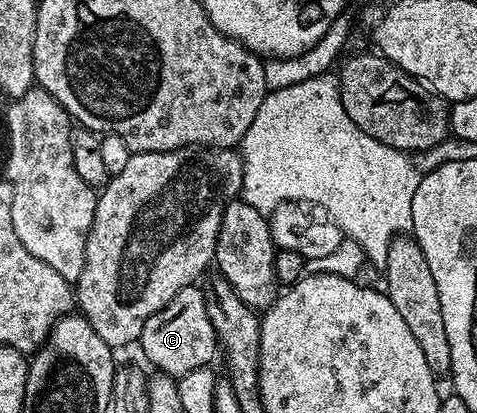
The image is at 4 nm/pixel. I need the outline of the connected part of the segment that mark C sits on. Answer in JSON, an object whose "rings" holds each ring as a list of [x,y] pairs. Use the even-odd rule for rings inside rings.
{"rings":[[[199,284],[187,285],[170,299],[157,313],[150,315],[142,327],[138,348],[153,366],[153,370],[167,373],[173,379],[179,379],[190,371],[209,368],[212,360],[218,357],[218,342],[214,323],[210,323],[208,299],[205,290]]]}

